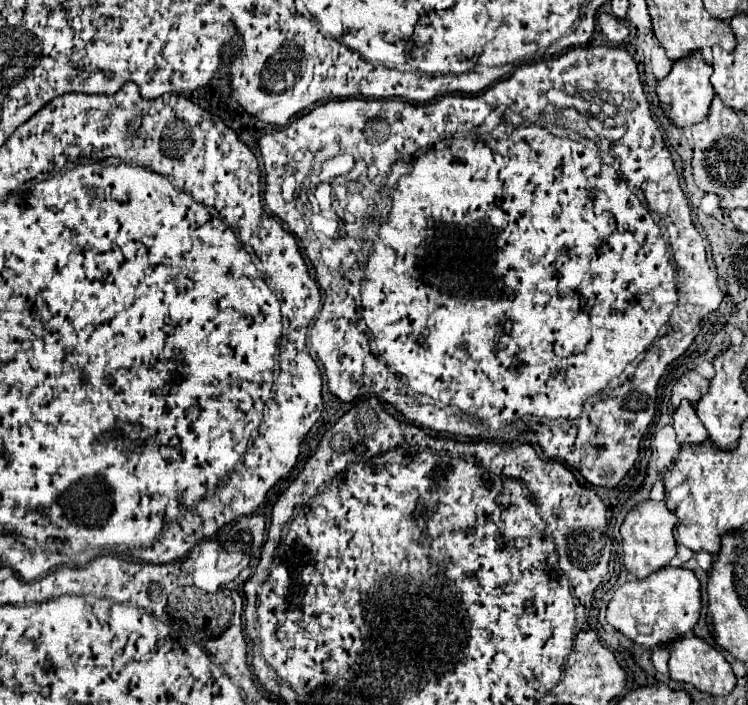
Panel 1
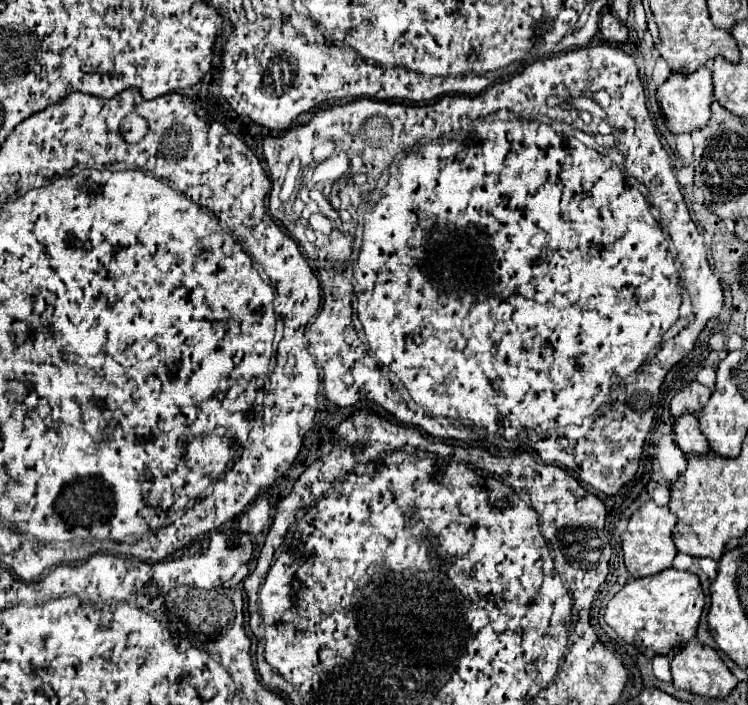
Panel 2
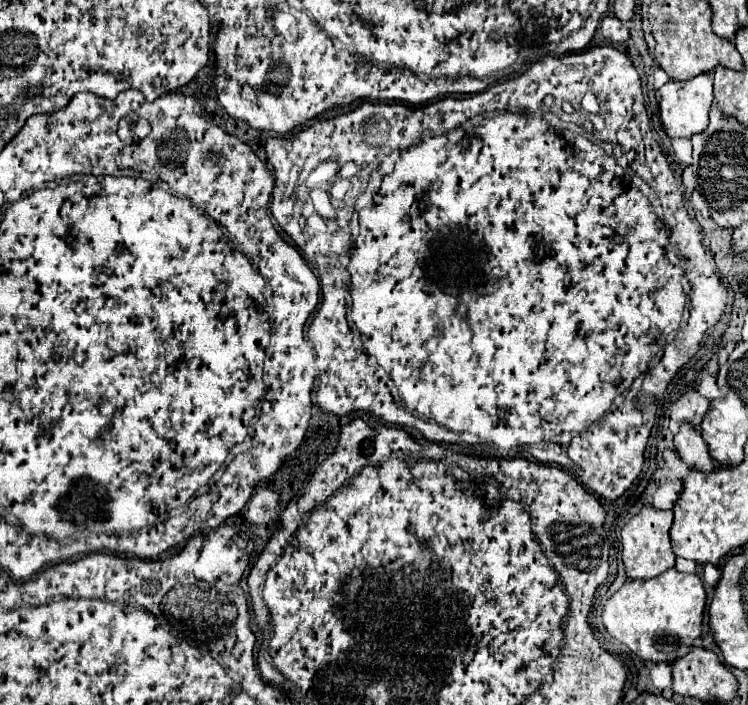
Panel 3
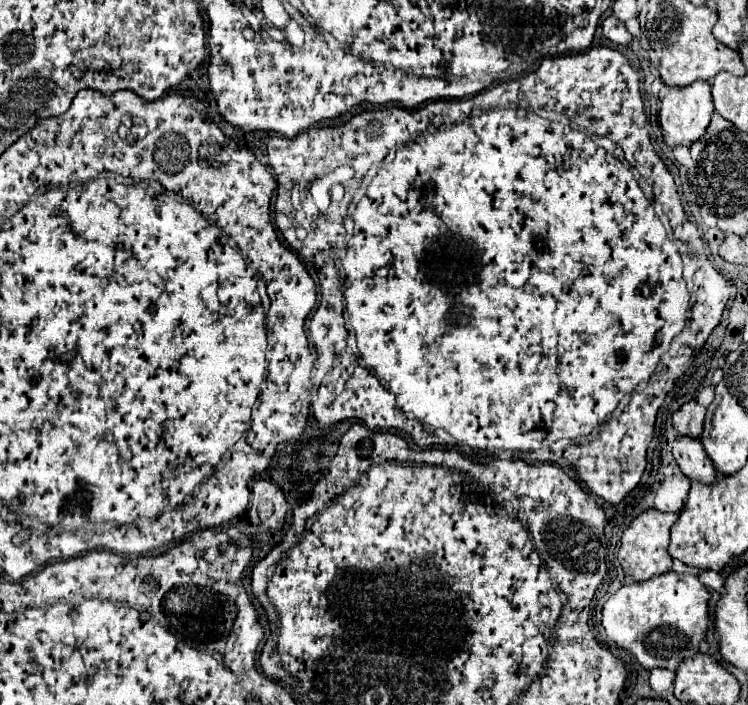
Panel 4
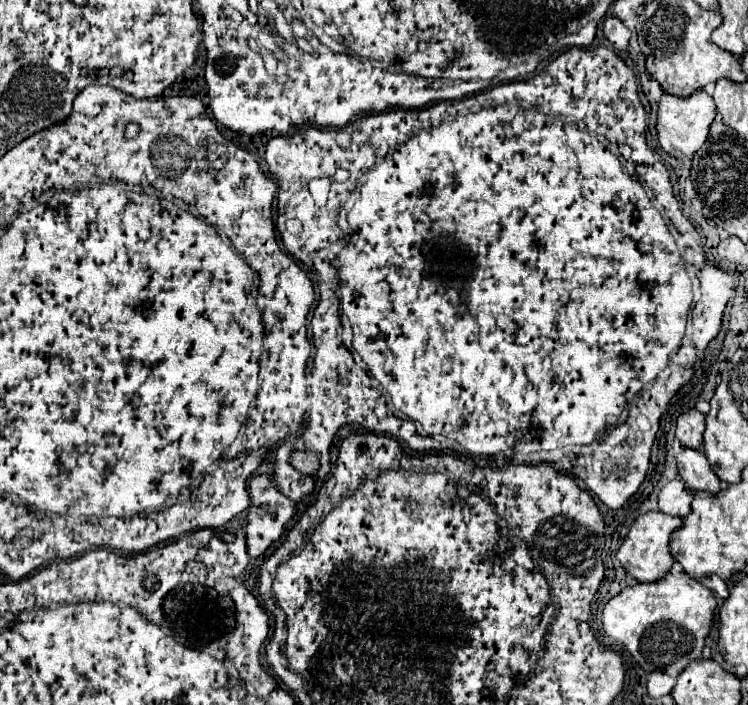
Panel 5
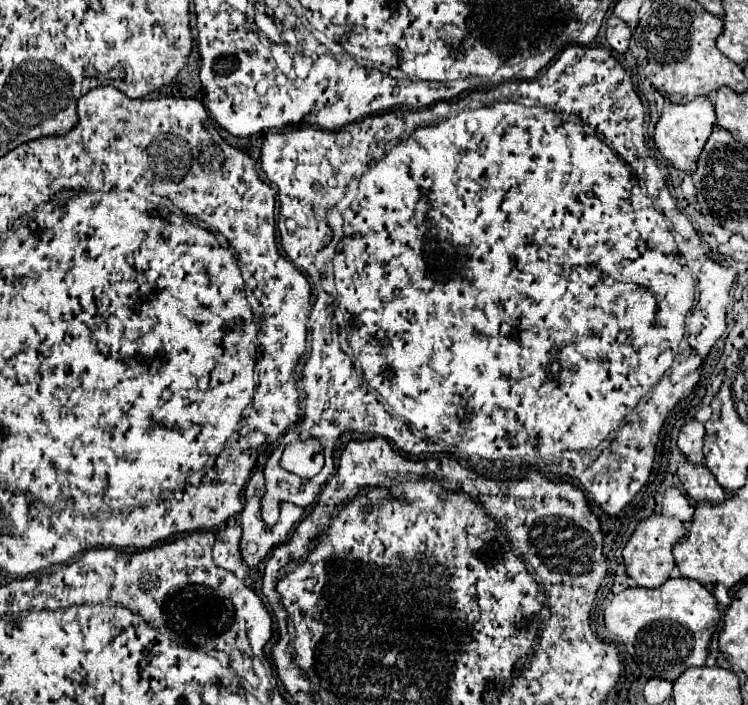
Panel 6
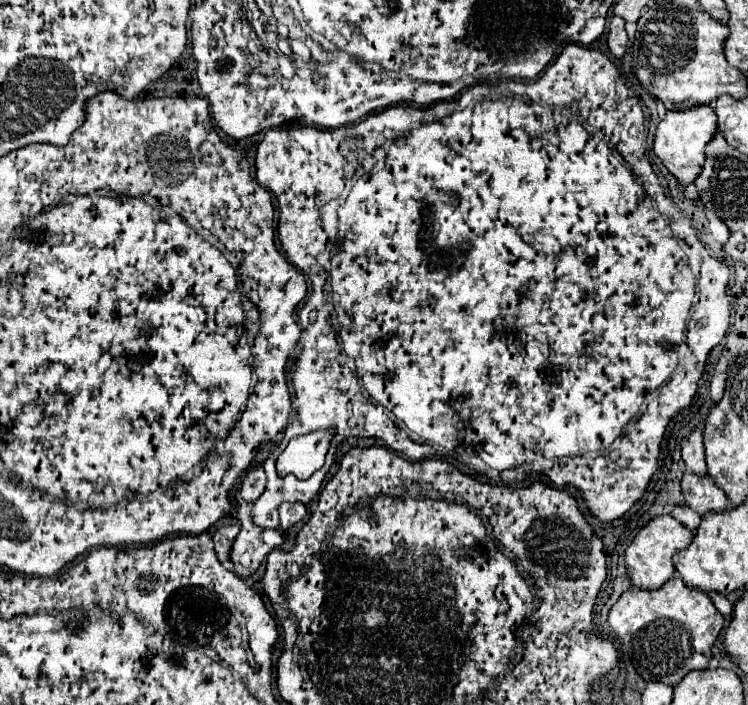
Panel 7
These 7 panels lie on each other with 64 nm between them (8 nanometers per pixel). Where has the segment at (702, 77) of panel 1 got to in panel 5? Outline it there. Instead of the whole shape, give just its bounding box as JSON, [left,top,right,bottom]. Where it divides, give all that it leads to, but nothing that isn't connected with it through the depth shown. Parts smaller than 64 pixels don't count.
[656,88,716,158]

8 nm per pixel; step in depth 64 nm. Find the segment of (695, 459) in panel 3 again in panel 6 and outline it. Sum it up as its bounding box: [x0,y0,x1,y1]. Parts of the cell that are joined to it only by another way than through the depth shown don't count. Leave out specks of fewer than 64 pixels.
[678,458,726,502]

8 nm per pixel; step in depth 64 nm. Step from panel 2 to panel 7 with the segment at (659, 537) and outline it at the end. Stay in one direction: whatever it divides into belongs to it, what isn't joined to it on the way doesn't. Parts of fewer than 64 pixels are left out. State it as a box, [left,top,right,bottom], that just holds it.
[626,516,692,590]

